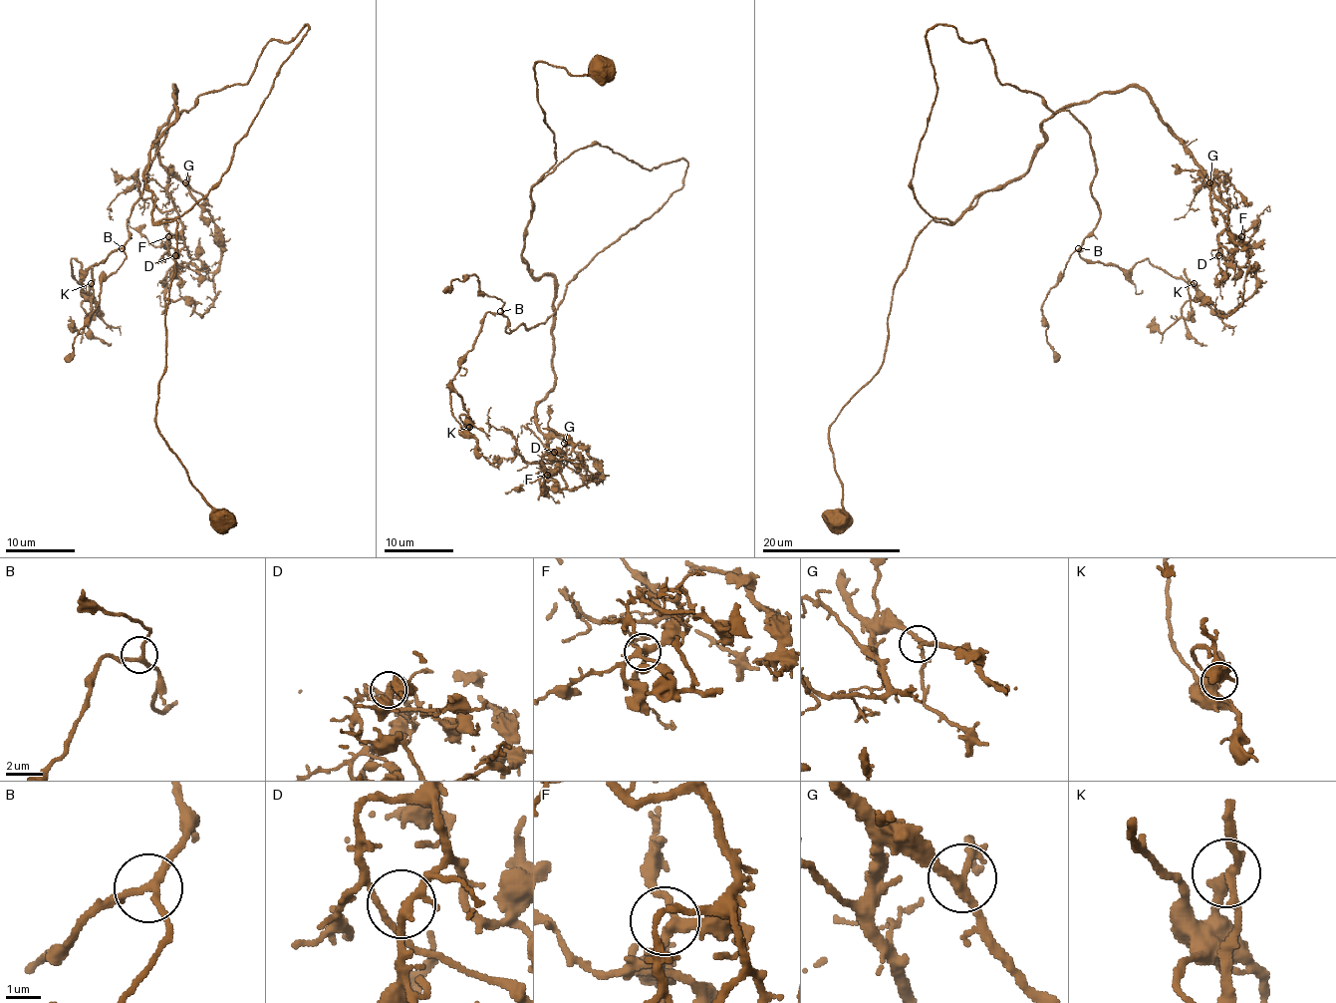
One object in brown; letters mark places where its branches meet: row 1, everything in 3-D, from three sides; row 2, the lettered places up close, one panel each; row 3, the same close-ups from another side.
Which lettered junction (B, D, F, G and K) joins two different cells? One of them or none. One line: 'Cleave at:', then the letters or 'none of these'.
Cleave at: K

